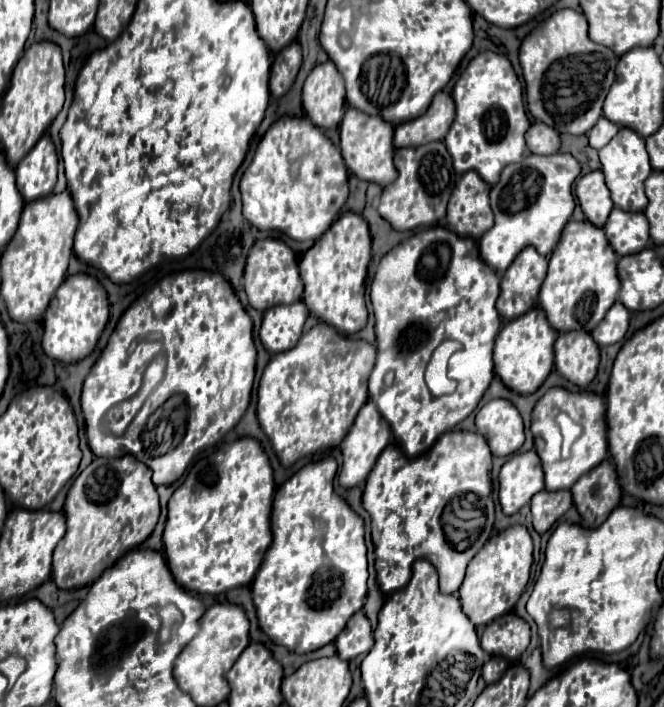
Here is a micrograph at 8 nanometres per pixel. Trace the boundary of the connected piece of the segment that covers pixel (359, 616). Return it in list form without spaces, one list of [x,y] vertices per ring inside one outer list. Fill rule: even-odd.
[[[357,611],[349,619],[349,623],[341,631],[341,635],[335,639],[335,645],[337,645],[337,655],[345,661],[371,651],[373,631],[371,631],[371,623],[363,611]]]

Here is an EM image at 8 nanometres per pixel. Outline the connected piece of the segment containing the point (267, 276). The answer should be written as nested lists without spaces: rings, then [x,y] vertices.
[[[277,239],[257,241],[247,257],[243,285],[245,285],[245,293],[249,297],[249,305],[257,311],[265,311],[265,309],[281,305],[281,303],[299,301],[303,295],[303,281],[299,277],[295,253],[283,241],[277,241]]]

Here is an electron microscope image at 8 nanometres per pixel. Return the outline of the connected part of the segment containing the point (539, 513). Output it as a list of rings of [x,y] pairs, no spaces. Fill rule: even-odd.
[[[539,491],[531,499],[533,527],[541,535],[553,527],[553,523],[571,507],[571,491]]]

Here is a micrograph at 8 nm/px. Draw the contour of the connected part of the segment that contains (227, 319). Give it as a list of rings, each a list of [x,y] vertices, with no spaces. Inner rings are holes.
[[[195,269],[163,279],[121,315],[105,351],[85,379],[81,407],[91,451],[97,457],[121,457],[127,453],[135,455],[153,467],[155,485],[175,483],[185,473],[191,459],[205,447],[211,447],[223,439],[225,433],[231,431],[247,411],[255,379],[255,355],[253,321],[223,275]],[[159,353],[167,355],[163,381],[157,385],[155,393],[147,397],[121,437],[107,433],[103,429],[105,413],[113,405],[131,399],[139,391],[147,365]],[[177,393],[185,395],[189,405],[187,441],[183,439],[179,445],[175,445],[175,457],[159,457],[161,461],[151,461],[143,449],[141,433],[147,425],[147,419],[171,395]]]

